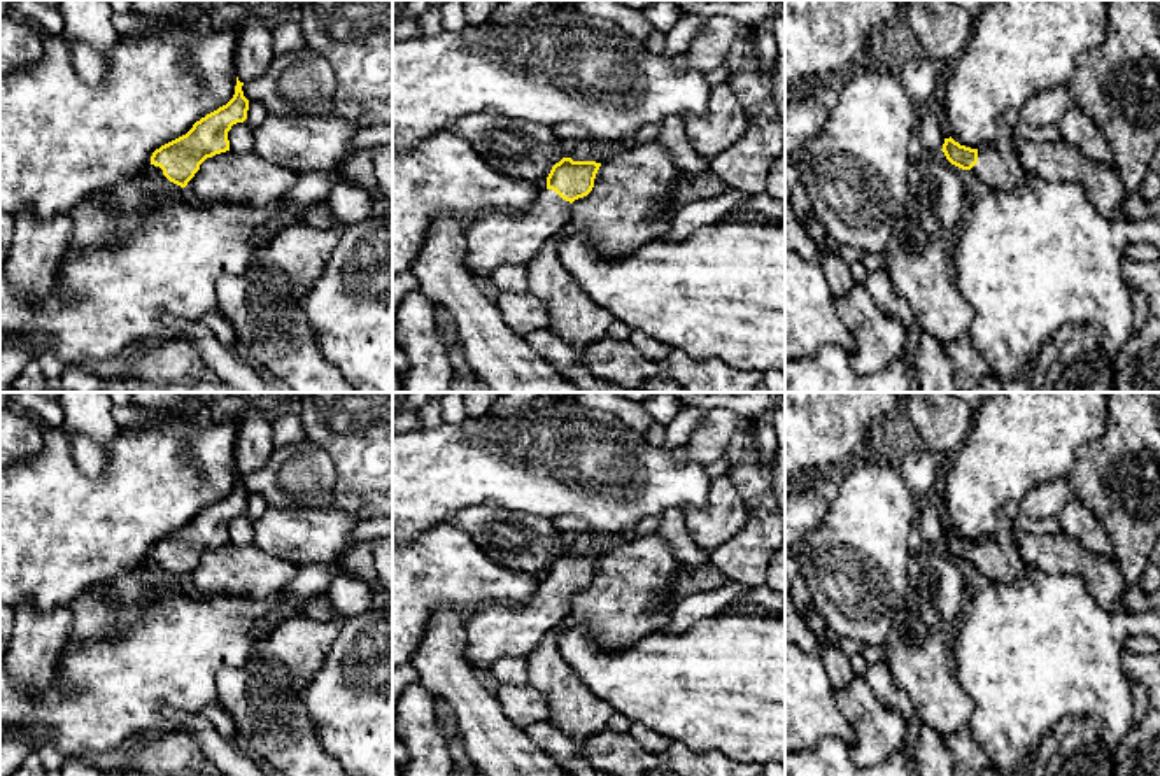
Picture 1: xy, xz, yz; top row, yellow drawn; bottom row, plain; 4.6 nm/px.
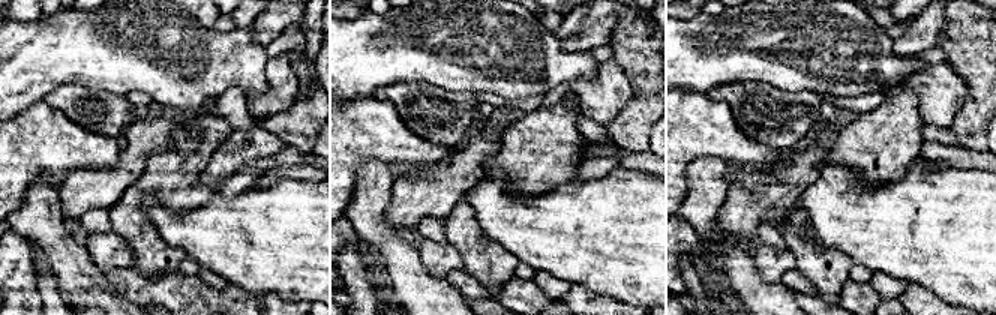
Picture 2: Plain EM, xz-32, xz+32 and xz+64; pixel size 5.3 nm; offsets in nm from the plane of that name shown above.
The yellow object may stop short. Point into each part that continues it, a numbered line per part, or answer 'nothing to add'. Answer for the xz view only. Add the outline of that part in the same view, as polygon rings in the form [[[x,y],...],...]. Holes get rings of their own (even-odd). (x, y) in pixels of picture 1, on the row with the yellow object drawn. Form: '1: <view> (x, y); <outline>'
1: xz (496, 239); [[[541,189],[534,200],[534,205],[524,212],[492,212],[473,217],[466,222],[466,268],[470,275],[475,277],[491,277],[496,268],[503,265],[519,265],[527,266],[533,257],[538,254],[541,245],[557,235],[571,217],[571,203],[562,200],[552,189]]]

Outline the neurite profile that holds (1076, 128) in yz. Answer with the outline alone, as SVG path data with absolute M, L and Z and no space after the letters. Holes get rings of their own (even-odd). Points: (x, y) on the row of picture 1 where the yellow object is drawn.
M1076 105L1057 123L1060 138L1092 161L1109 165L1114 156L1111 144L1095 121Z

